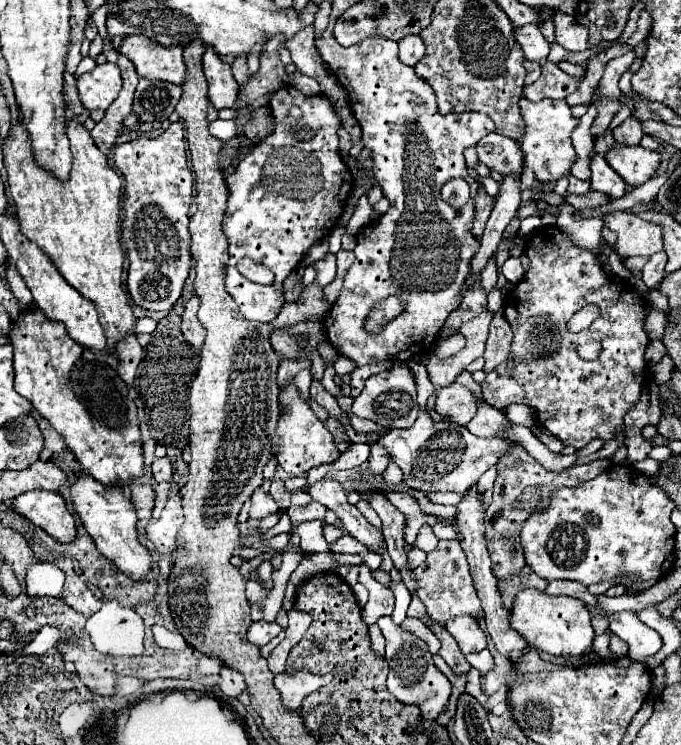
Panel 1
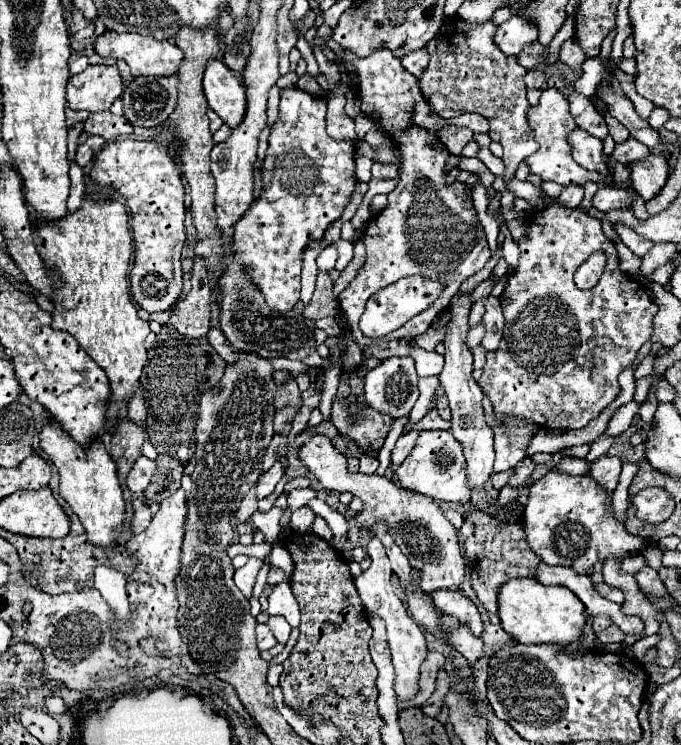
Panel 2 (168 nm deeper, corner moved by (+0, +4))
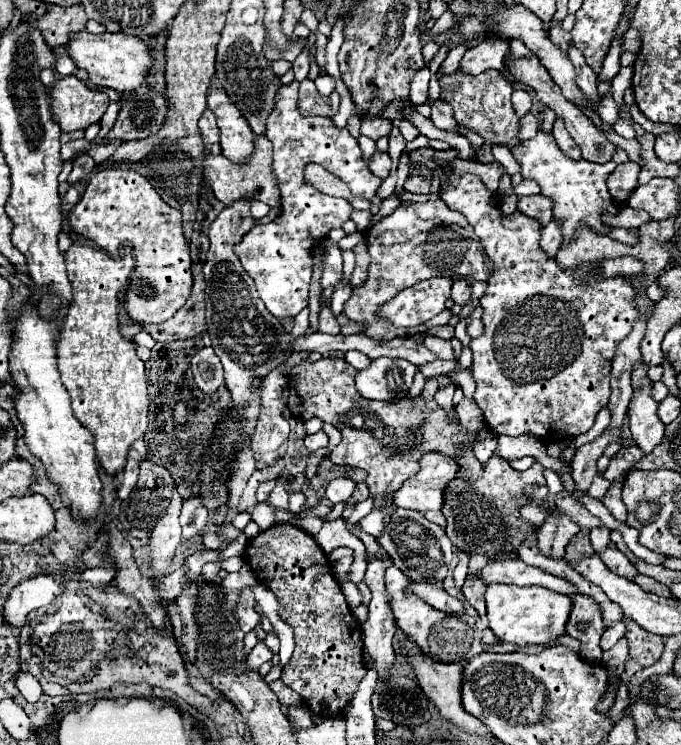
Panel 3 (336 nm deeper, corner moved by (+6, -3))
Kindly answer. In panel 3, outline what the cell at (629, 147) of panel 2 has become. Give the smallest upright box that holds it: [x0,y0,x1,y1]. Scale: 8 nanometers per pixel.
[607,160,639,202]

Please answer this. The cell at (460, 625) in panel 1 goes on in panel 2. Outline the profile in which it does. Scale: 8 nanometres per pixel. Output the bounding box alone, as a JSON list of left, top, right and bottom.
[431,589,483,637]

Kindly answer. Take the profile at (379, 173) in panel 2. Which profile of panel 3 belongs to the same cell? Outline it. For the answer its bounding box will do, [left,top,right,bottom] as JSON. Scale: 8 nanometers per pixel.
[369,150,391,180]

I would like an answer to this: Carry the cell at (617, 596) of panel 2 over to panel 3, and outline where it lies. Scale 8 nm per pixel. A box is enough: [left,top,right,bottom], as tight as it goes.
[567,594,603,634]

